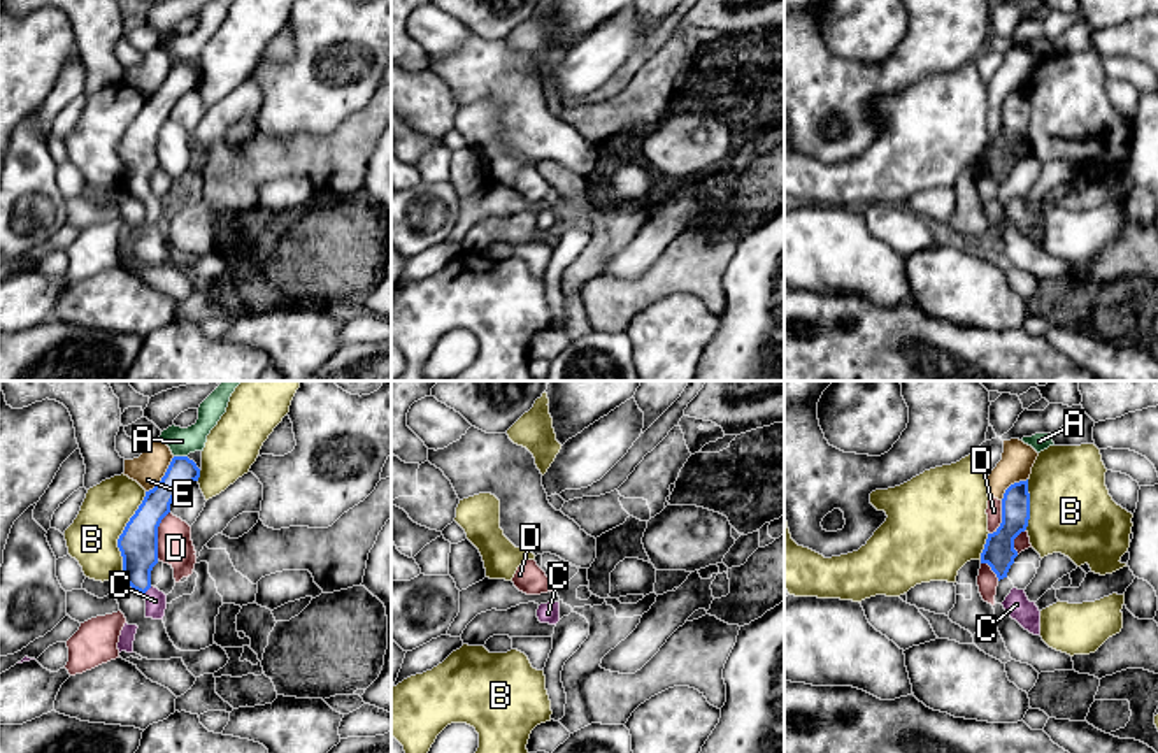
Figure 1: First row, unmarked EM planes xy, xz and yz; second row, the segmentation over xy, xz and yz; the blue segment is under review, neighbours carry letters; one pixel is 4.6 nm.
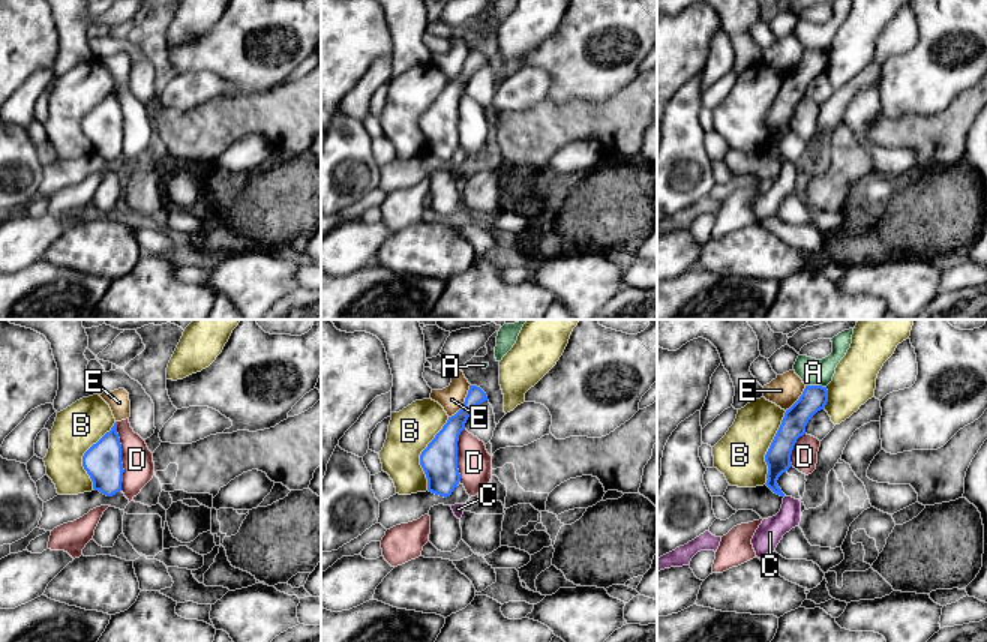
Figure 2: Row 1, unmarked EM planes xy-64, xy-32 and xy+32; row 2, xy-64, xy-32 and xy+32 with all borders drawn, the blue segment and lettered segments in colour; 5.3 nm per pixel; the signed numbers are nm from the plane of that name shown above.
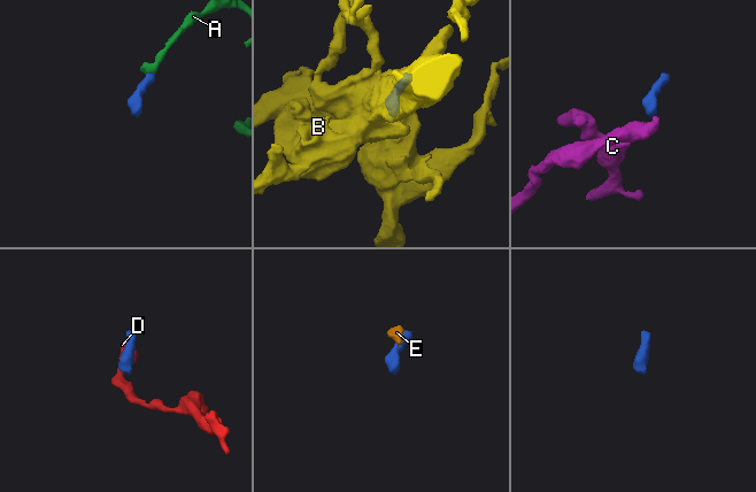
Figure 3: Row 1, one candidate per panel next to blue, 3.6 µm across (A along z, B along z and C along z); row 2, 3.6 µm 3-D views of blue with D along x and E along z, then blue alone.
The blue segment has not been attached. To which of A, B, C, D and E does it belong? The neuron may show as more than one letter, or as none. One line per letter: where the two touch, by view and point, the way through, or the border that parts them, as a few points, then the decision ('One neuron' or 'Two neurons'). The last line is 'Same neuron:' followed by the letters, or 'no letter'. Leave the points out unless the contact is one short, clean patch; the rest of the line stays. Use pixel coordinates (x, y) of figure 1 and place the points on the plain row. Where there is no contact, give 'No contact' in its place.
A: Touches blue at xy (181, 64). Boundary: xy (174, 62), (186, 64). Two neurons
B: Touches blue at xy (121, 141). Two neurons
C: Touches blue at xy (148, 195). Path across: xy (139, 148), (139, 186), (148, 195), (155, 207). One neuron
D: Touches blue at xy (157, 143). Boundary: xy (169, 118), (158, 134), (157, 165). Two neurons
E: Touches blue at xy (164, 83). Boundary: xy (174, 64), (165, 81), (146, 99). Two neurons
Same neuron: C

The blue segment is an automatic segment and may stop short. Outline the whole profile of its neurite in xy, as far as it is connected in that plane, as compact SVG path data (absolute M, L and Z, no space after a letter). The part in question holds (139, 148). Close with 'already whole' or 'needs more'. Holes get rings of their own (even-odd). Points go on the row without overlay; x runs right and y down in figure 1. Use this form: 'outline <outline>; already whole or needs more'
outline M174 63L161 88L149 98L118 146L123 163L123 184L146 207L146 225L163 226L167 202L151 191L158 170L158 133L170 119L174 104L193 88L200 75L188 63Z; needs more

